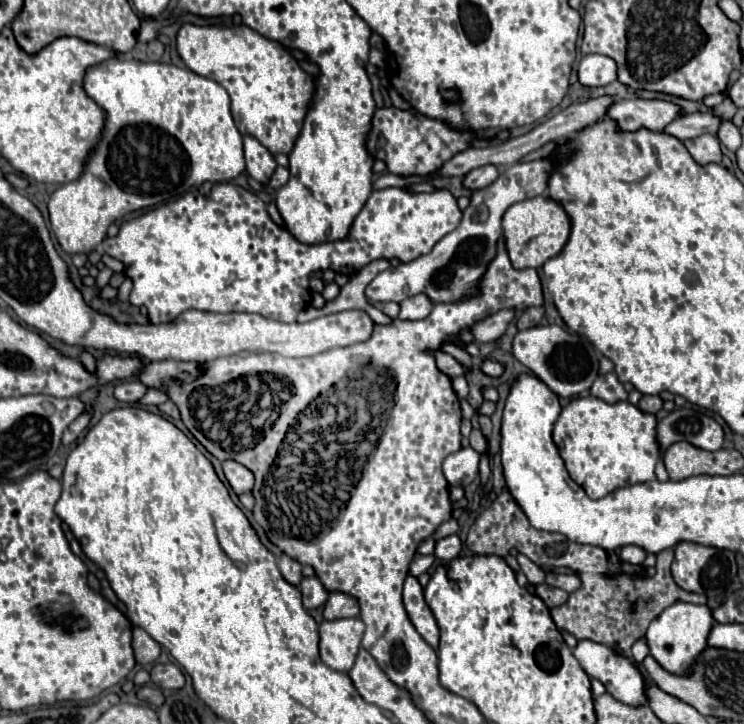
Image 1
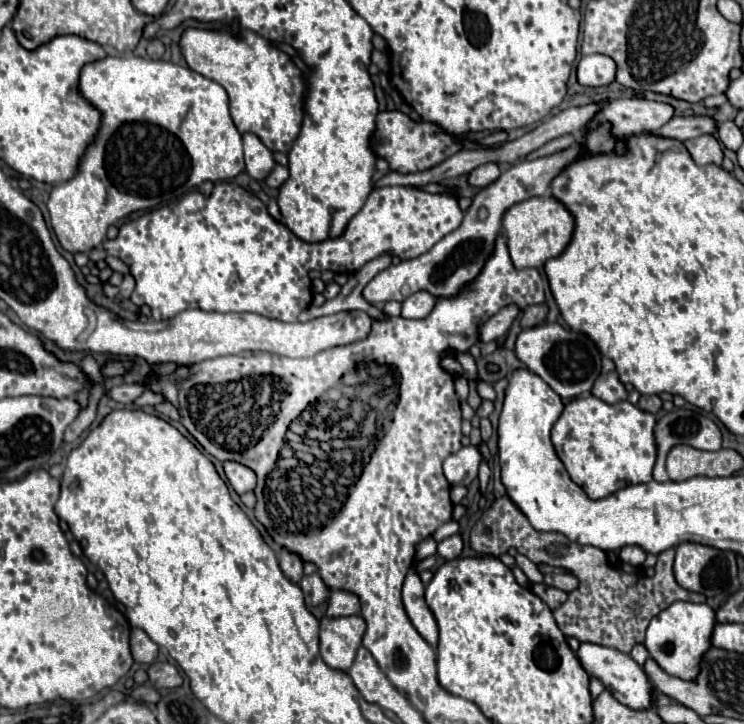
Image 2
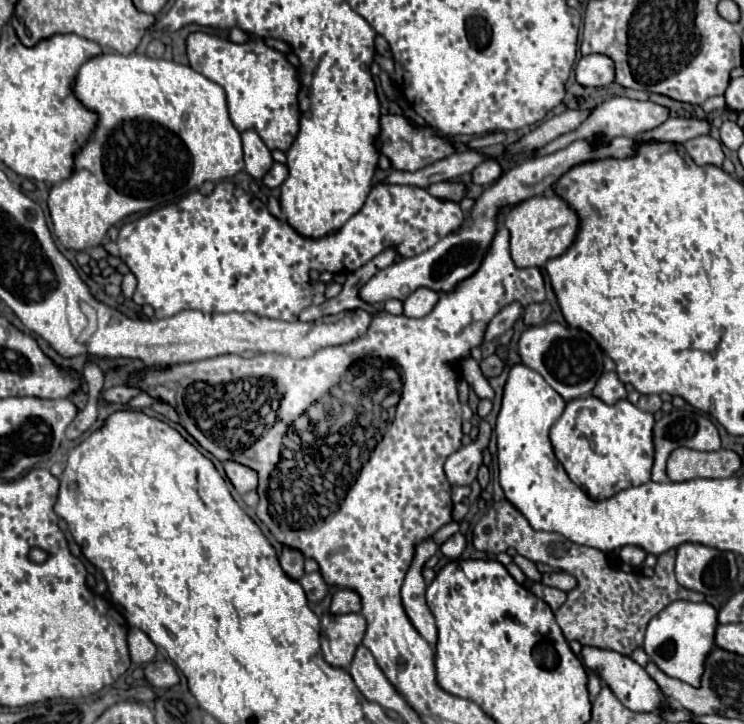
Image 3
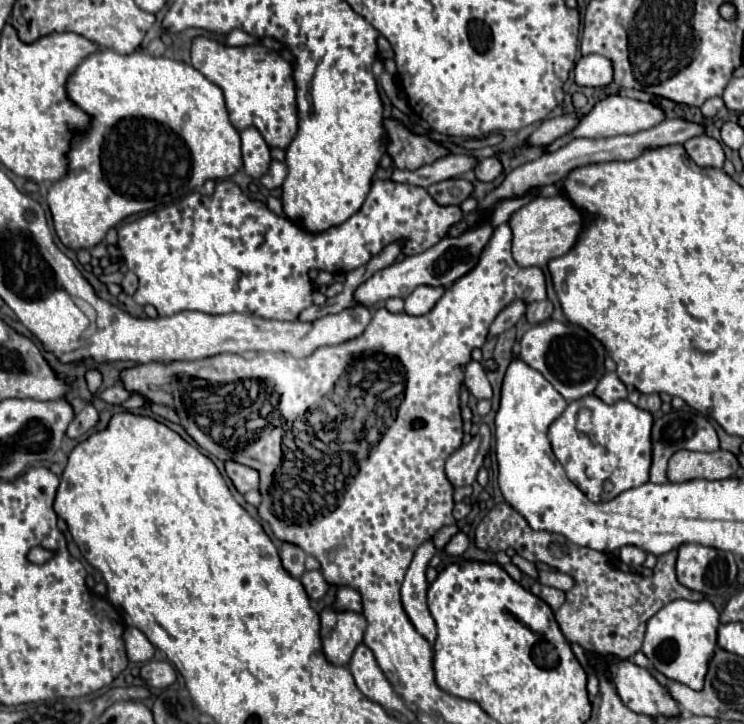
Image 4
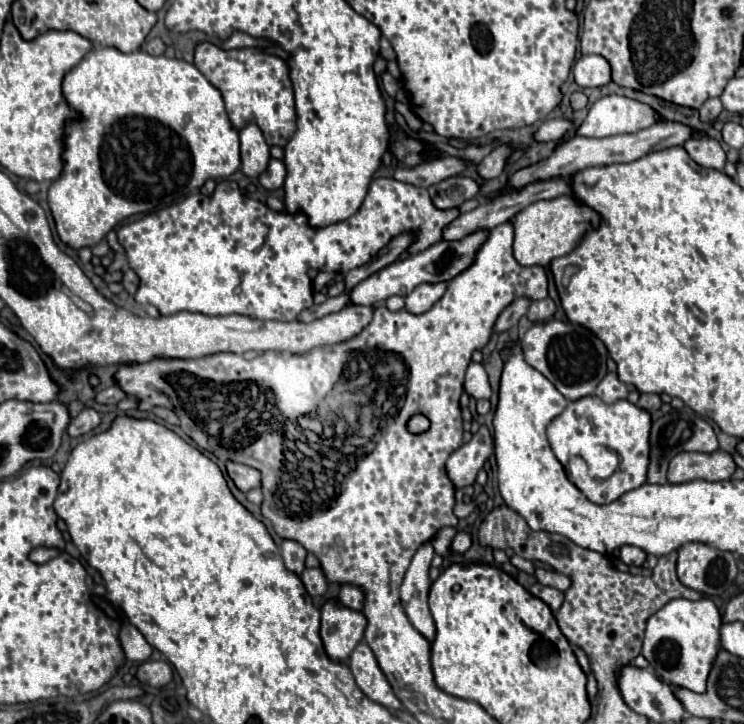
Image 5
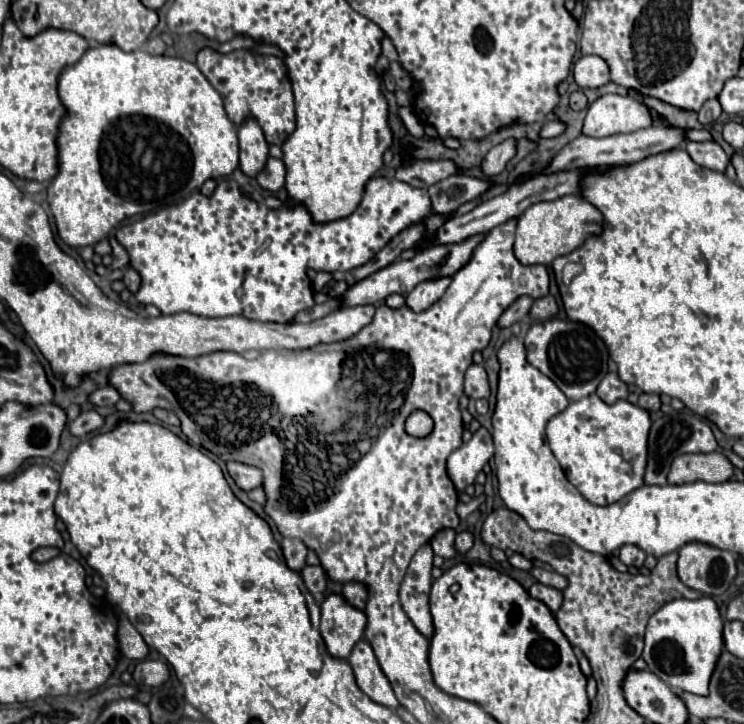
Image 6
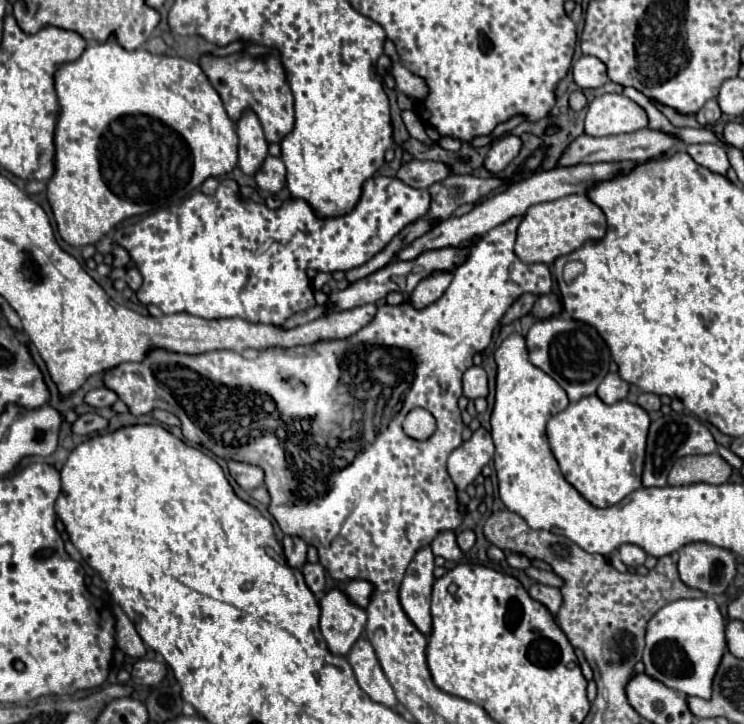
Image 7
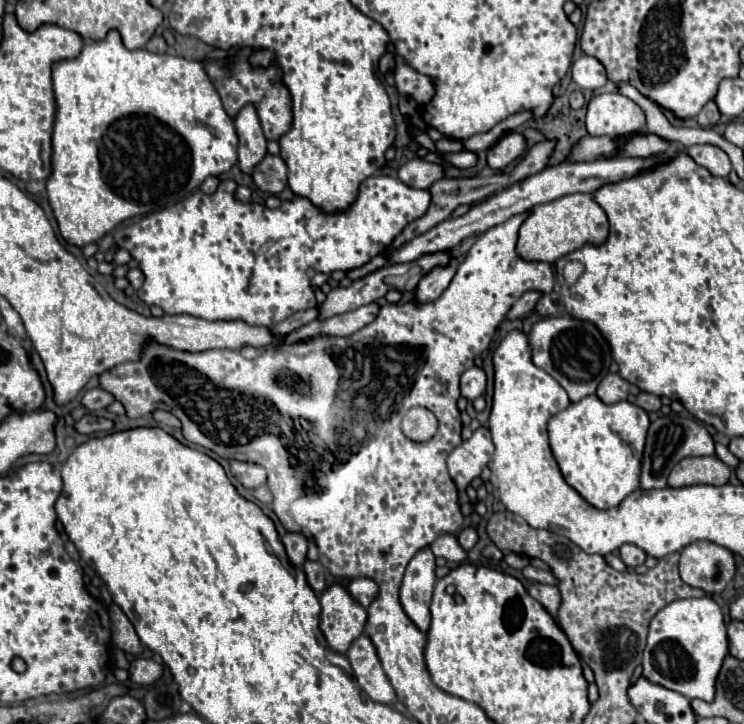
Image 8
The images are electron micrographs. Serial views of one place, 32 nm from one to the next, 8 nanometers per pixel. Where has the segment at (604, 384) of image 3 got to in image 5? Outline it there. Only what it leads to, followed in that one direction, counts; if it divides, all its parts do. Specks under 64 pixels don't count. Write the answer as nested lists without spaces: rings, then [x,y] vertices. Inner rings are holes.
[[[608,372],[608,374],[602,378],[602,382],[598,384],[596,396],[598,396],[600,400],[604,400],[606,404],[612,404],[612,402],[616,402],[616,400],[626,398],[626,396],[628,396],[628,390],[626,390],[626,384],[620,382],[614,372]]]

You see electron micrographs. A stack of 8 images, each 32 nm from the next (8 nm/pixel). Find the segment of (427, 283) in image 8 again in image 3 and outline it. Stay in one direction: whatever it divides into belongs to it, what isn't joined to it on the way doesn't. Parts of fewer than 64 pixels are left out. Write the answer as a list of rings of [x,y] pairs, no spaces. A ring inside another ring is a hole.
[[[418,288],[404,300],[404,314],[410,318],[422,318],[426,316],[434,304],[438,302],[442,292],[432,292],[430,288]]]

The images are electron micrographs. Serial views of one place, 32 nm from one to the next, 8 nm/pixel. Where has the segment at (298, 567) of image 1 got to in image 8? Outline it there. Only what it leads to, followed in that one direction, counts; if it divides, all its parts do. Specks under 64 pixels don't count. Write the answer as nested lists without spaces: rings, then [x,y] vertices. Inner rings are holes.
[[[286,532],[282,536],[282,542],[286,546],[286,552],[292,560],[292,564],[302,566],[306,560],[306,548],[308,548],[308,540],[302,534],[294,534],[294,532]]]

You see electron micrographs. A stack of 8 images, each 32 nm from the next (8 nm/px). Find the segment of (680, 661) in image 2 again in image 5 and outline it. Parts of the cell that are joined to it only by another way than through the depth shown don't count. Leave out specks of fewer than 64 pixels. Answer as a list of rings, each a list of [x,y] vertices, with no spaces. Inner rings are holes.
[[[686,598],[670,600],[654,616],[650,616],[642,656],[648,660],[654,674],[668,686],[702,694],[706,692],[706,680],[720,650],[720,626],[722,616],[710,598],[696,602]]]

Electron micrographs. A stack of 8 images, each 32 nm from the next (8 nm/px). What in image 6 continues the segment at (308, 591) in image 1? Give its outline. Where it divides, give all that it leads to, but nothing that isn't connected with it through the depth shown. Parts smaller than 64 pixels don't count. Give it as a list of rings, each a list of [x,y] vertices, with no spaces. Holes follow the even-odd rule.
[[[304,566],[302,578],[306,582],[306,588],[312,594],[320,594],[320,592],[326,590],[326,574],[324,574],[322,566]]]

